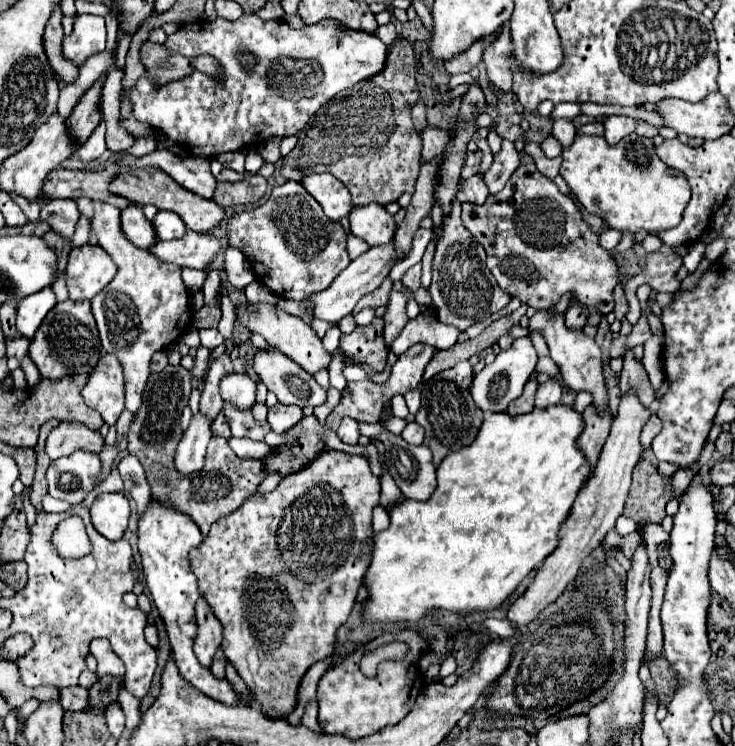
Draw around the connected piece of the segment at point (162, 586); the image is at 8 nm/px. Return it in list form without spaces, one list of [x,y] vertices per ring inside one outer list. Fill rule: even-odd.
[[[149,502],[147,512],[139,520],[139,552],[141,552],[143,574],[147,580],[147,588],[153,596],[153,602],[159,610],[159,616],[165,622],[167,636],[169,636],[171,650],[173,650],[173,660],[177,662],[181,678],[185,682],[193,684],[193,688],[201,690],[205,696],[209,696],[217,702],[225,702],[227,706],[237,706],[237,704],[241,704],[241,696],[235,692],[233,684],[227,678],[223,678],[223,680],[215,678],[209,668],[199,664],[199,660],[193,652],[193,640],[197,634],[195,602],[199,598],[199,590],[197,590],[197,578],[191,572],[189,552],[191,552],[191,548],[201,546],[201,540],[203,540],[203,536],[197,528],[197,524],[189,516],[185,516],[169,506],[157,504],[157,502],[155,504]]]

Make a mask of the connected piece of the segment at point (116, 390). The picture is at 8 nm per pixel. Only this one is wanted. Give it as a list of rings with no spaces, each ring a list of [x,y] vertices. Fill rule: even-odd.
[[[103,356],[89,376],[89,384],[81,392],[87,406],[97,410],[101,418],[115,426],[119,414],[125,410],[123,402],[123,370],[115,356]]]

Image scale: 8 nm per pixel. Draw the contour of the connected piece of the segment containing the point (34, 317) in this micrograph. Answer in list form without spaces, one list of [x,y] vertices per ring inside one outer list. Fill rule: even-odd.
[[[43,288],[41,292],[33,294],[33,296],[25,296],[19,300],[19,310],[17,310],[17,322],[15,322],[15,328],[17,332],[31,340],[35,330],[39,328],[39,324],[43,322],[45,314],[57,304],[55,300],[55,294],[49,288]]]

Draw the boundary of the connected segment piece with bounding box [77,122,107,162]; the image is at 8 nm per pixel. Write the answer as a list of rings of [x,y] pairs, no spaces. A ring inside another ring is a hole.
[[[101,122],[91,134],[91,138],[77,150],[77,158],[81,162],[91,162],[91,160],[97,160],[105,150],[107,150],[105,148],[105,124]]]

